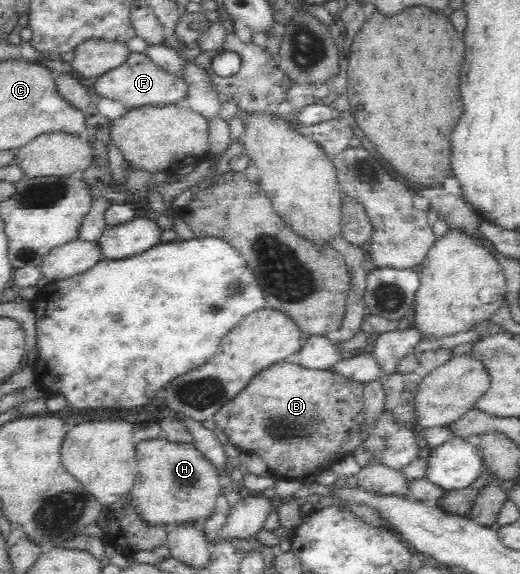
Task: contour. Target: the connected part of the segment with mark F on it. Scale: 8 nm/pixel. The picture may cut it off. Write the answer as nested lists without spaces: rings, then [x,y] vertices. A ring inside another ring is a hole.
[[[132,52],[128,62],[102,75],[94,85],[100,96],[115,100],[129,109],[144,105],[166,105],[181,102],[187,91],[185,77],[157,66],[144,52]]]

